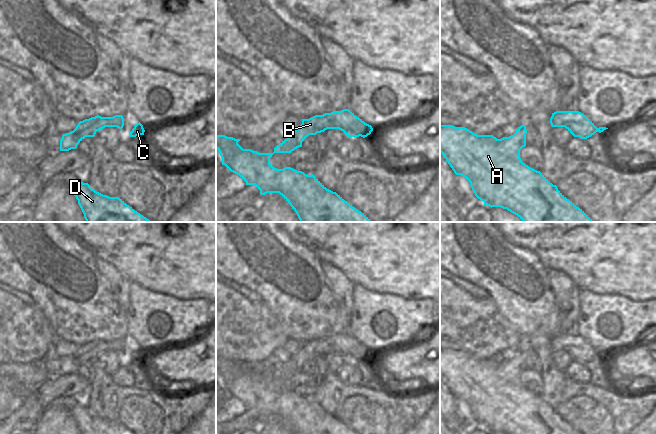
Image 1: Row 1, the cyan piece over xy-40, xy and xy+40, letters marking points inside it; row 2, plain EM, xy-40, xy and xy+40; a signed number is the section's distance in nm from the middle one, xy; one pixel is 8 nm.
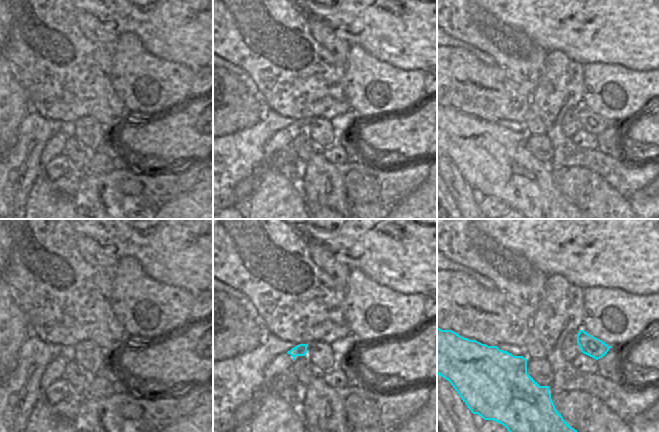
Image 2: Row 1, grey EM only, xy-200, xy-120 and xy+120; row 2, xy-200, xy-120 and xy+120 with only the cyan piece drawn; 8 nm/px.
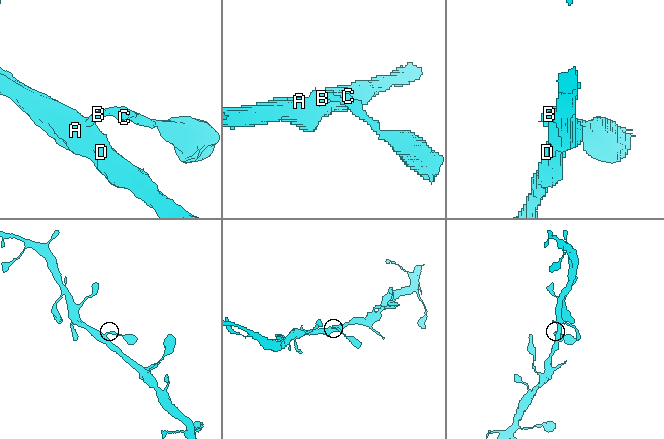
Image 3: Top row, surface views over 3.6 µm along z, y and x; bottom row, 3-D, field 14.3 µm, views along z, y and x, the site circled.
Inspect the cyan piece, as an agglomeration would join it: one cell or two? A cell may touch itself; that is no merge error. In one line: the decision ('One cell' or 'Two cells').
One cell

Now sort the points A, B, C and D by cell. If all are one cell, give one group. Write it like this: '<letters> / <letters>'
A B C D

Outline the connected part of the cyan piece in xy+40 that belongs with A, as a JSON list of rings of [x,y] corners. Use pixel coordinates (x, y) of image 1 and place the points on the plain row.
[[[440,349],[440,377],[444,380],[456,399],[465,401],[475,420],[489,431],[507,434],[582,434],[567,423],[540,395],[537,395],[520,382],[520,374],[526,370],[526,349],[521,349],[509,361],[497,363],[493,359],[477,359],[465,351]]]

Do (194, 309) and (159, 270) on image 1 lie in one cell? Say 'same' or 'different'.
different

